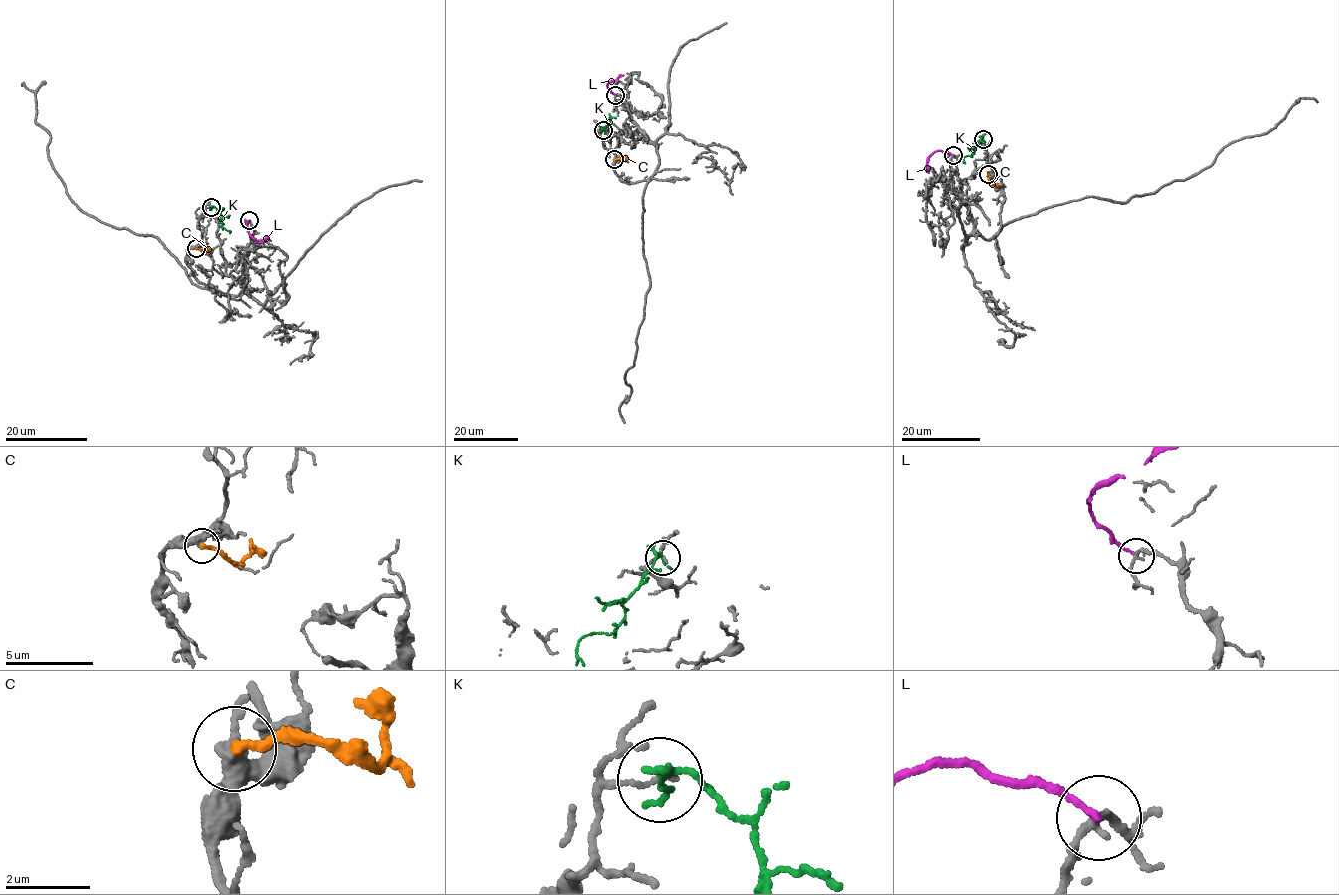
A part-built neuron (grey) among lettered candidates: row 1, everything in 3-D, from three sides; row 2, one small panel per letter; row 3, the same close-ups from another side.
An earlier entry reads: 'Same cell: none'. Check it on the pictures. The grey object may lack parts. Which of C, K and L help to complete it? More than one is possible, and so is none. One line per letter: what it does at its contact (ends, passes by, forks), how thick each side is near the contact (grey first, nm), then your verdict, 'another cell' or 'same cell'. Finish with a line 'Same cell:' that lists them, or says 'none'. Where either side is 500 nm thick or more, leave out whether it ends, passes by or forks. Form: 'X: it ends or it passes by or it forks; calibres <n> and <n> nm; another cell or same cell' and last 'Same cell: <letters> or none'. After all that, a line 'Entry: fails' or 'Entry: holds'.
C: it ends; calibres 320 and 240 nm; another cell
K: it passes by; calibres 120 and 130 nm; another cell
L: it ends; calibres 170 and 160 nm; another cell
Same cell: none
Entry: holds

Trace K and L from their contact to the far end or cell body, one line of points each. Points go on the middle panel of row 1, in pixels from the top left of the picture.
K: (603, 130), (610, 124), (610, 120), (616, 118)
L: (616, 95), (607, 84), (624, 75)

